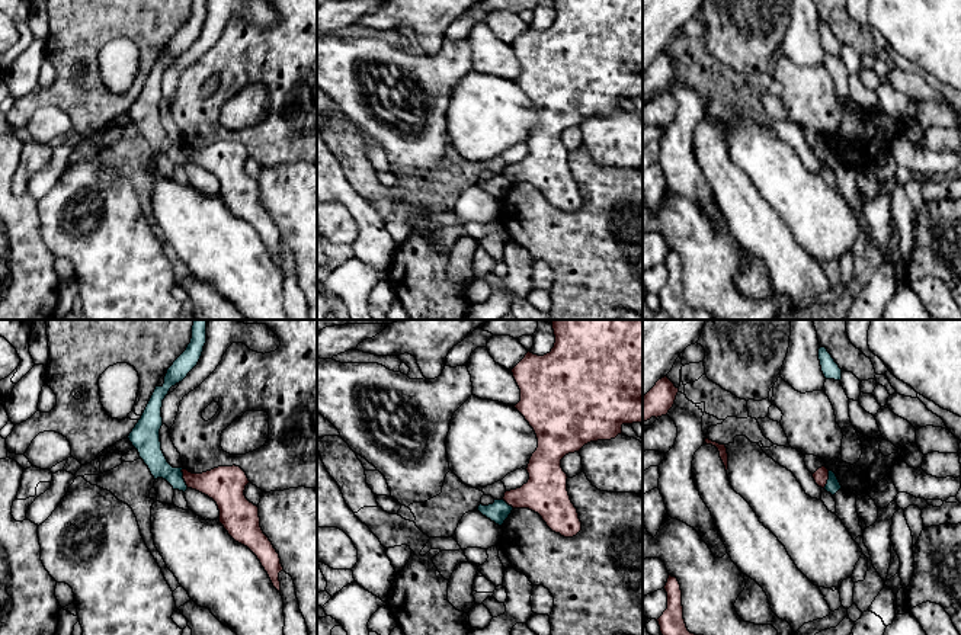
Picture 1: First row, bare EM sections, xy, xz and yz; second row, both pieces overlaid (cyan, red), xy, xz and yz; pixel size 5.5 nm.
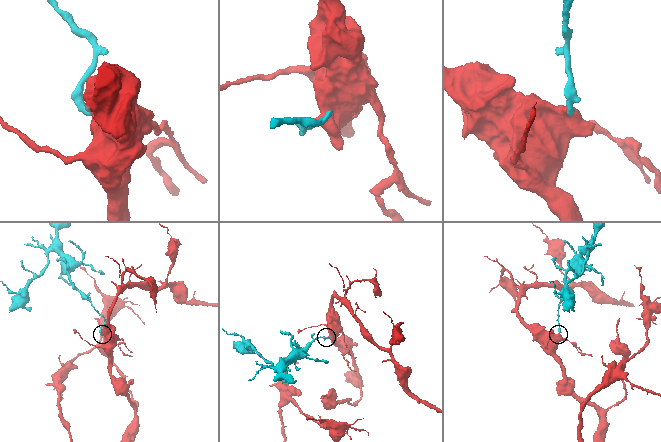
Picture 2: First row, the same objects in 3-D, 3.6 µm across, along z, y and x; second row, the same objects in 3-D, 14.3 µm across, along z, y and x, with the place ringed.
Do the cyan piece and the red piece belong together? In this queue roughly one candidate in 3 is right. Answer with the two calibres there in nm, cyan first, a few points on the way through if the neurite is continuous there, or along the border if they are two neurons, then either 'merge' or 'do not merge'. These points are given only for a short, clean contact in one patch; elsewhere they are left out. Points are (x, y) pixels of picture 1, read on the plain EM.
calibres 130 and 220 nm; border xy (182, 143), (182, 151), (188, 162); do not merge

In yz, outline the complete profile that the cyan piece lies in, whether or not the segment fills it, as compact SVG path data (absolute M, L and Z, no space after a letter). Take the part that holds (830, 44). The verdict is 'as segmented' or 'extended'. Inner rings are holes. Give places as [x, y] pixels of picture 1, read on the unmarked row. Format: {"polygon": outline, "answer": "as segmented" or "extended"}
{"polygon": "M826 22L819 23L819 35L820 35L821 46L826 54L835 54L835 55L842 54L842 44L835 36L835 33L832 32L832 29L827 26Z", "answer": "as segmented"}

